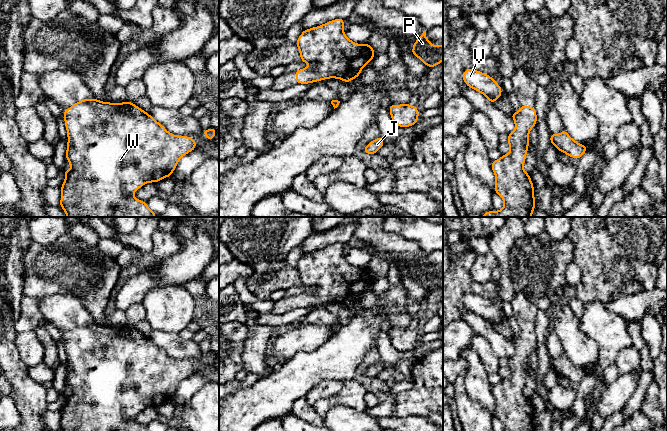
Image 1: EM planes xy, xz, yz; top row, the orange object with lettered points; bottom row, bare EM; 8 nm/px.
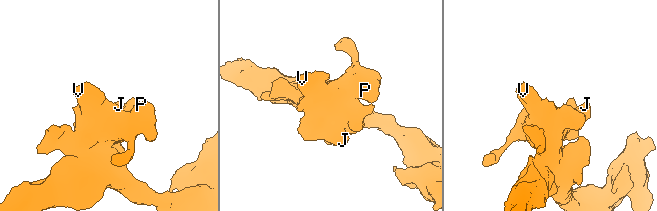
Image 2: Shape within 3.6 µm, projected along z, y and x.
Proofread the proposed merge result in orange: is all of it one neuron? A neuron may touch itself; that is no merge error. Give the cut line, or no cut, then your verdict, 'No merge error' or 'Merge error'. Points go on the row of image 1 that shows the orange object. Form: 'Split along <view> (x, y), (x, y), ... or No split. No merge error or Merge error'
No split. No merge error

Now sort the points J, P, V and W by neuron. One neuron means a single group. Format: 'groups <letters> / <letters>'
groups J P V W

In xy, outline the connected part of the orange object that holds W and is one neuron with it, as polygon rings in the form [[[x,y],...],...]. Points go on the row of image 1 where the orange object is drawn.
[[[96,98],[82,99],[62,112],[67,130],[66,159],[71,169],[66,171],[60,187],[60,207],[67,217],[156,217],[147,203],[132,195],[146,183],[172,176],[179,160],[195,150],[196,141],[189,136],[171,134],[149,113],[132,102],[103,102]]]

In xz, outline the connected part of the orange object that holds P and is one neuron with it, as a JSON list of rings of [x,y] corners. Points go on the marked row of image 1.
[[[426,30],[414,42],[411,52],[429,68],[443,61],[443,45],[432,45],[426,37]]]

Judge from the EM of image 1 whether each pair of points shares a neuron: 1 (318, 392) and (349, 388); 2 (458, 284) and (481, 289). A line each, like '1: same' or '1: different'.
1: different
2: same

